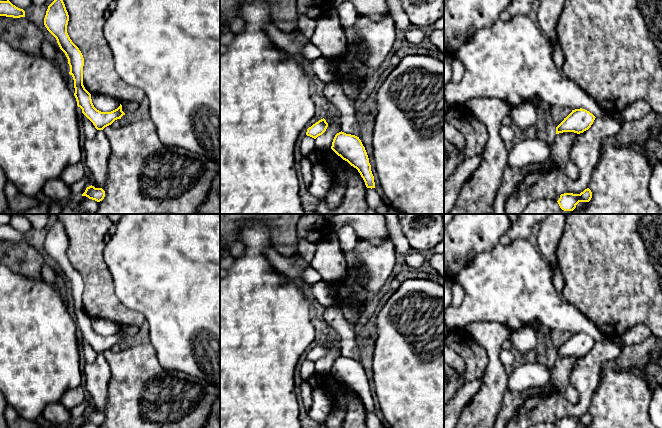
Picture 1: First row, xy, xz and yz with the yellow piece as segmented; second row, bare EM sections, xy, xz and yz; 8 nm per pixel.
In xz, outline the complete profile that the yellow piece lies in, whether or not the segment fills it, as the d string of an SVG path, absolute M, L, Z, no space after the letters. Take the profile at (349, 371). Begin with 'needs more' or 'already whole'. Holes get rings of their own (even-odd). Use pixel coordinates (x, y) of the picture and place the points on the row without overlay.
already whole; M341 355L335 359L331 373L358 394L367 412L375 412L369 382L359 361Z

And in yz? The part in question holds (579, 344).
already whole; M575 333L564 342L556 351L556 358L563 356L574 356L577 358L588 354L595 344L595 340L585 333Z

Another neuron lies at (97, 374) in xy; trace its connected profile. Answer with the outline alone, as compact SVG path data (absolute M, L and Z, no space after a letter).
M97 354L96 359L84 367L85 386L95 412L102 412L106 405L110 377L110 366L103 354Z

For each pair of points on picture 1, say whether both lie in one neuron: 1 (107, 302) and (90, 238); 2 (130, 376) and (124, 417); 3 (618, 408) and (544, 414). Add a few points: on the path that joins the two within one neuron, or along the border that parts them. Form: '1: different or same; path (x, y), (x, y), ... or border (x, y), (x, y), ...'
1: same; path (99, 286), (97, 277), (90, 264), (90, 254)
2: same; path (130, 386), (130, 407)
3: different; border (596, 388), (588, 411)

